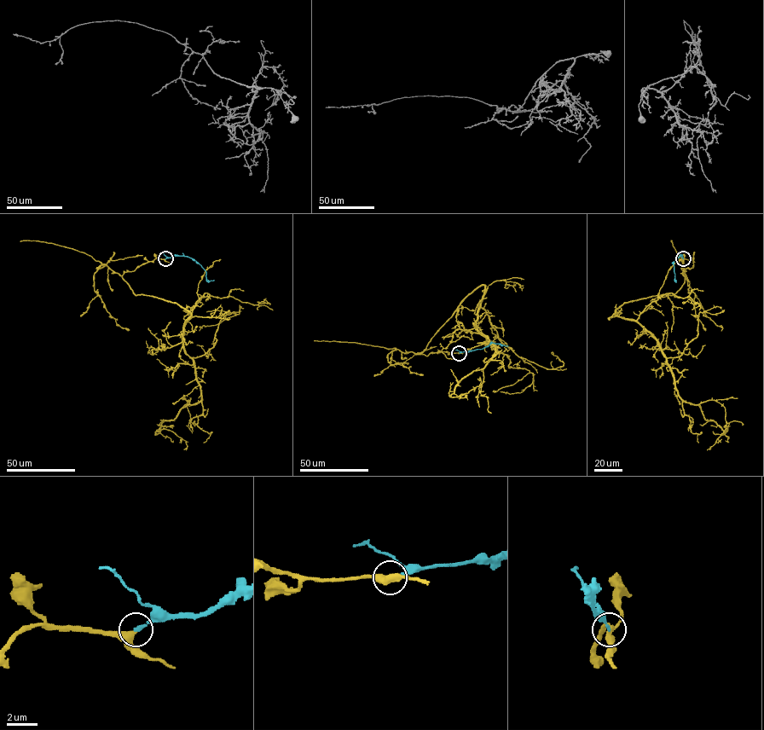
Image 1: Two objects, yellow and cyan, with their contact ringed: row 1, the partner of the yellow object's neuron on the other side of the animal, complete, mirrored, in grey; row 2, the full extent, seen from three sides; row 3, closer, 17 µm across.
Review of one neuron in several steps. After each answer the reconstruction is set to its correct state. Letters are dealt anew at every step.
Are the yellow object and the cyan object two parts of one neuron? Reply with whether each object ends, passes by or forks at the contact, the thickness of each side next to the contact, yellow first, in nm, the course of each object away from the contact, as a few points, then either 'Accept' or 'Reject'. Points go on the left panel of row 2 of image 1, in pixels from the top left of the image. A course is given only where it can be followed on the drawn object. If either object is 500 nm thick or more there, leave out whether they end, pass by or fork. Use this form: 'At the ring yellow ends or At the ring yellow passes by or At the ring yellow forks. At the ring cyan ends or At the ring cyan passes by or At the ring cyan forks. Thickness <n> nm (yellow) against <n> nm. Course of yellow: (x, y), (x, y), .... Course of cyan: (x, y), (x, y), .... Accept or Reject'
At the ring yellow passes by. At the ring cyan ends. Thickness 320 nm (yellow) against 180 nm. Course of yellow: (164, 258), (122, 278), (136, 295), (190, 313), (182, 339), (201, 399), (158, 431), (173, 431), (186, 450). Course of cyan: (164, 258), (188, 256), (205, 271), (206, 279), (214, 280). Accept

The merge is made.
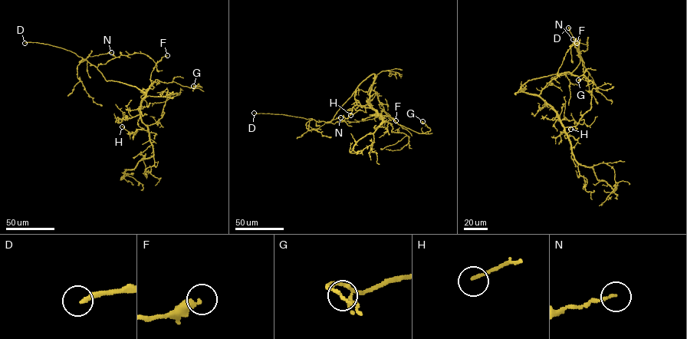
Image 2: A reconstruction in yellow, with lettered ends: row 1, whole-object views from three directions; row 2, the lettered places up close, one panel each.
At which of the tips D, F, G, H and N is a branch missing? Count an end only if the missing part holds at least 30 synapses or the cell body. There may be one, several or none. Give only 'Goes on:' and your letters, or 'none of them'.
Goes on: D

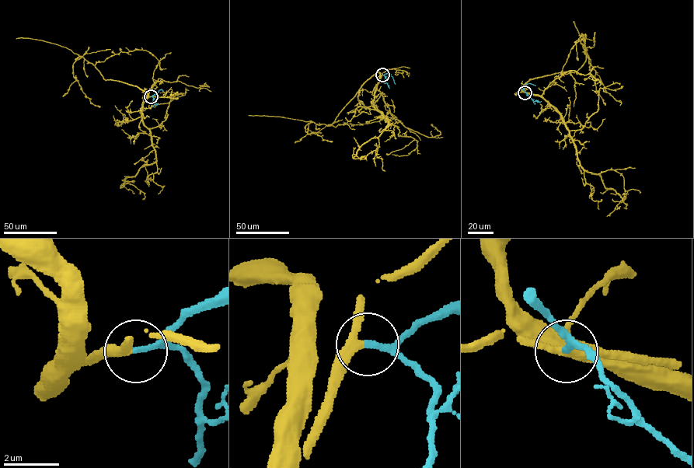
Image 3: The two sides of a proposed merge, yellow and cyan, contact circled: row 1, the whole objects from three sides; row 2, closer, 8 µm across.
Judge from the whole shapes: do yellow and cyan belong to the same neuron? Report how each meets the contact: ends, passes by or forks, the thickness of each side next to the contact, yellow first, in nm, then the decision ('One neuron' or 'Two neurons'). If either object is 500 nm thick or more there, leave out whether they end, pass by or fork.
At the ring yellow passes by. At the ring cyan ends. Thickness 320 nm (yellow) against 200 nm. One neuron

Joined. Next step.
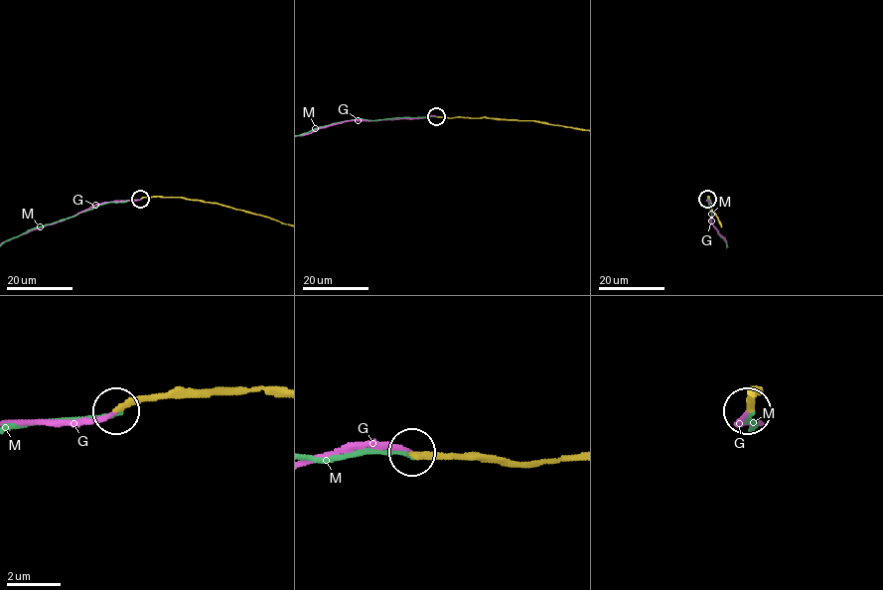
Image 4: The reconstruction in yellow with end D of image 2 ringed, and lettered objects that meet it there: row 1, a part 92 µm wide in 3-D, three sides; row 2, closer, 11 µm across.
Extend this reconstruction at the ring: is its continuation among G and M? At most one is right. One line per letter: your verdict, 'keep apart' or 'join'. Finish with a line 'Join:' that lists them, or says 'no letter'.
G: join
M: keep apart
Join: G

